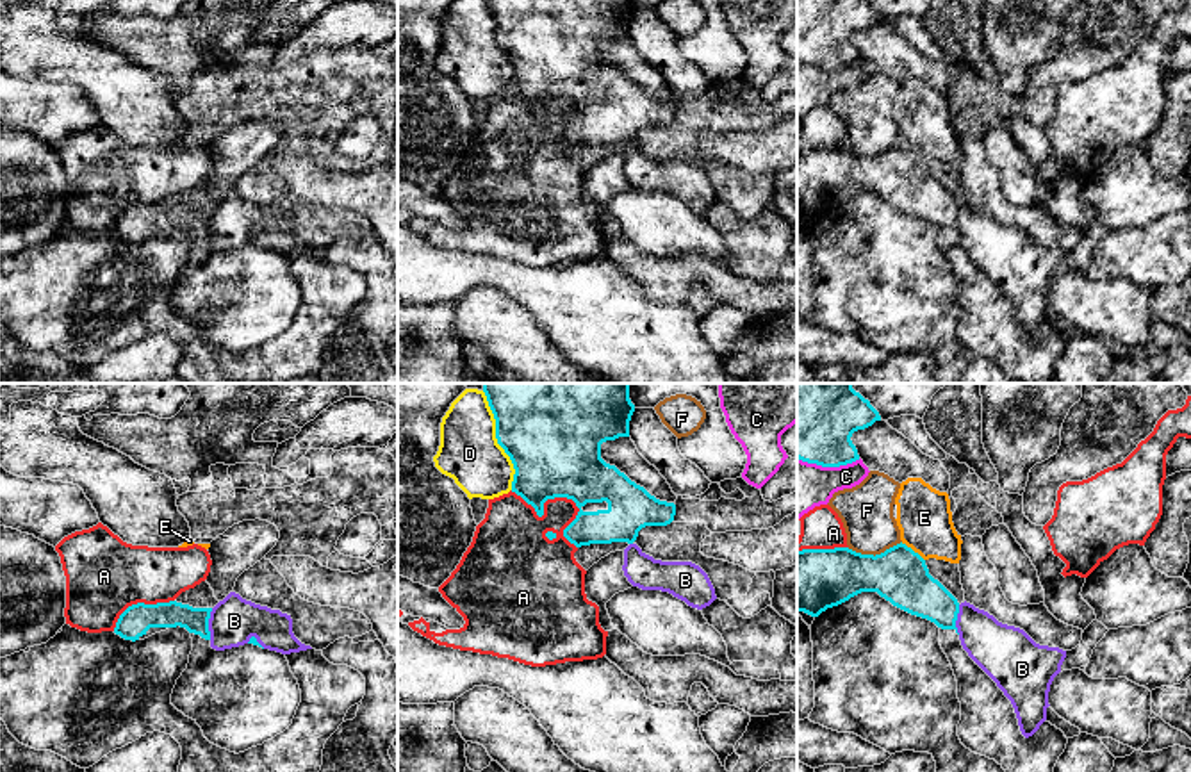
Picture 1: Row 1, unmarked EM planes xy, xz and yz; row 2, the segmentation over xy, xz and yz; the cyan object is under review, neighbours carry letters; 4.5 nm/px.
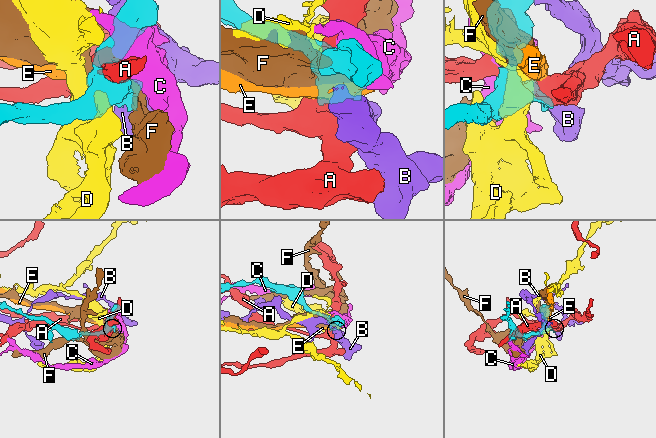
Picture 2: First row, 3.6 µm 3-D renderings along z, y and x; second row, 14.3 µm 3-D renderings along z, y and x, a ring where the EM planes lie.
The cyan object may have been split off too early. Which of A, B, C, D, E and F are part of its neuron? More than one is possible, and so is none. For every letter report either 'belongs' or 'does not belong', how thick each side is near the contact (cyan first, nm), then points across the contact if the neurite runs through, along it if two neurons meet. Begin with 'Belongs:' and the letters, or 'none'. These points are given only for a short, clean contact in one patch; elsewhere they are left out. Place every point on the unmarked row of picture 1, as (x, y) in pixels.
Belongs: none
A: does not belong | 420/240 nm
B: does not belong | 120/220 nm | along xy (213, 209), (209, 239)
C: does not belong | 280/240 nm
D: does not belong | 400/280 nm
E: does not belong | 260/240 nm | along yz (901, 143), (924, 161)
F: does not belong | 280/240 nm

